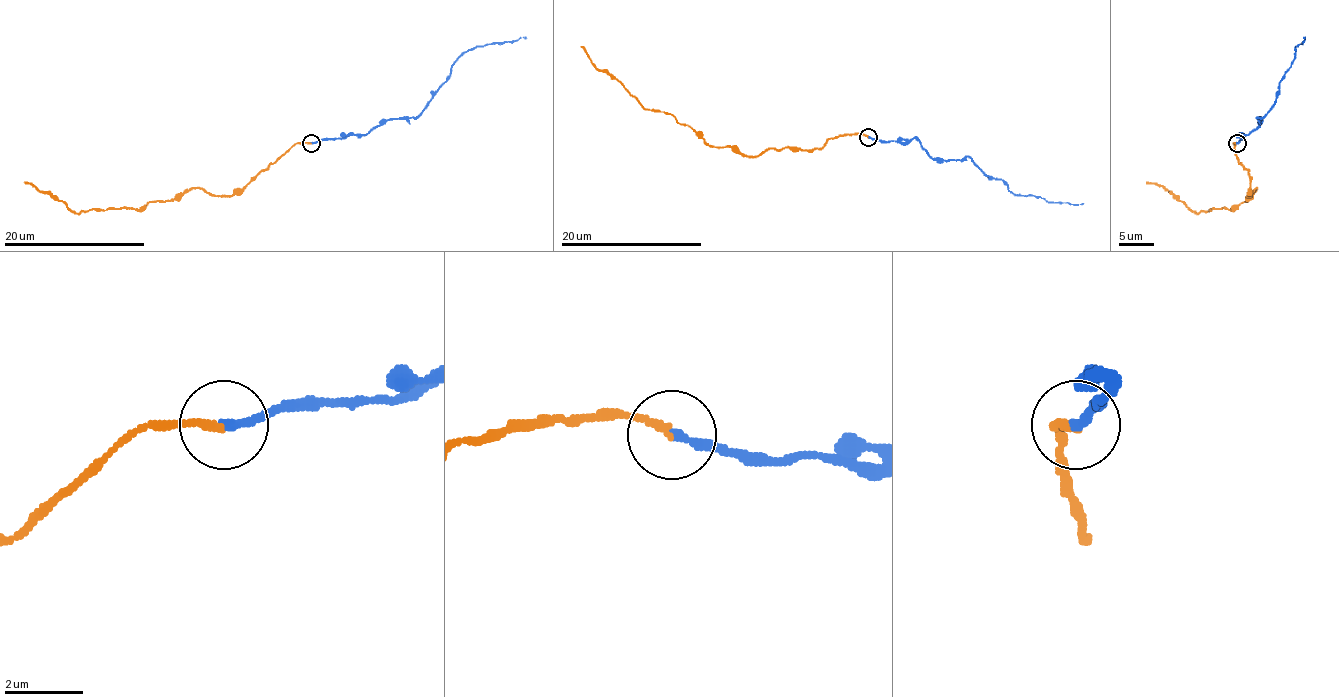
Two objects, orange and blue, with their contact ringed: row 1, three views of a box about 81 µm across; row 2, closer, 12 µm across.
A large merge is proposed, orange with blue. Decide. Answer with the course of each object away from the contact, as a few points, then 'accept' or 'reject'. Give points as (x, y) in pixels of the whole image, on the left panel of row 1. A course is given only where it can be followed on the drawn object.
orange via (311, 143), (294, 143), (232, 194), (189, 187), (138, 209), (73, 212), (59, 198), (23, 182) | blue via (311, 143), (368, 134), (377, 126), (394, 118), (415, 117), (461, 55), (477, 46), (513, 42), (527, 37) | accept

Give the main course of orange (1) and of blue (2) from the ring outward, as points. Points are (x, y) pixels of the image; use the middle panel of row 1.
1: (868, 137), (851, 134), (813, 150), (766, 148), (746, 157), (709, 144), (670, 114), (646, 109), (580, 46)
2: (868, 137), (914, 137), (934, 159), (969, 157), (1018, 196), (1084, 203)

